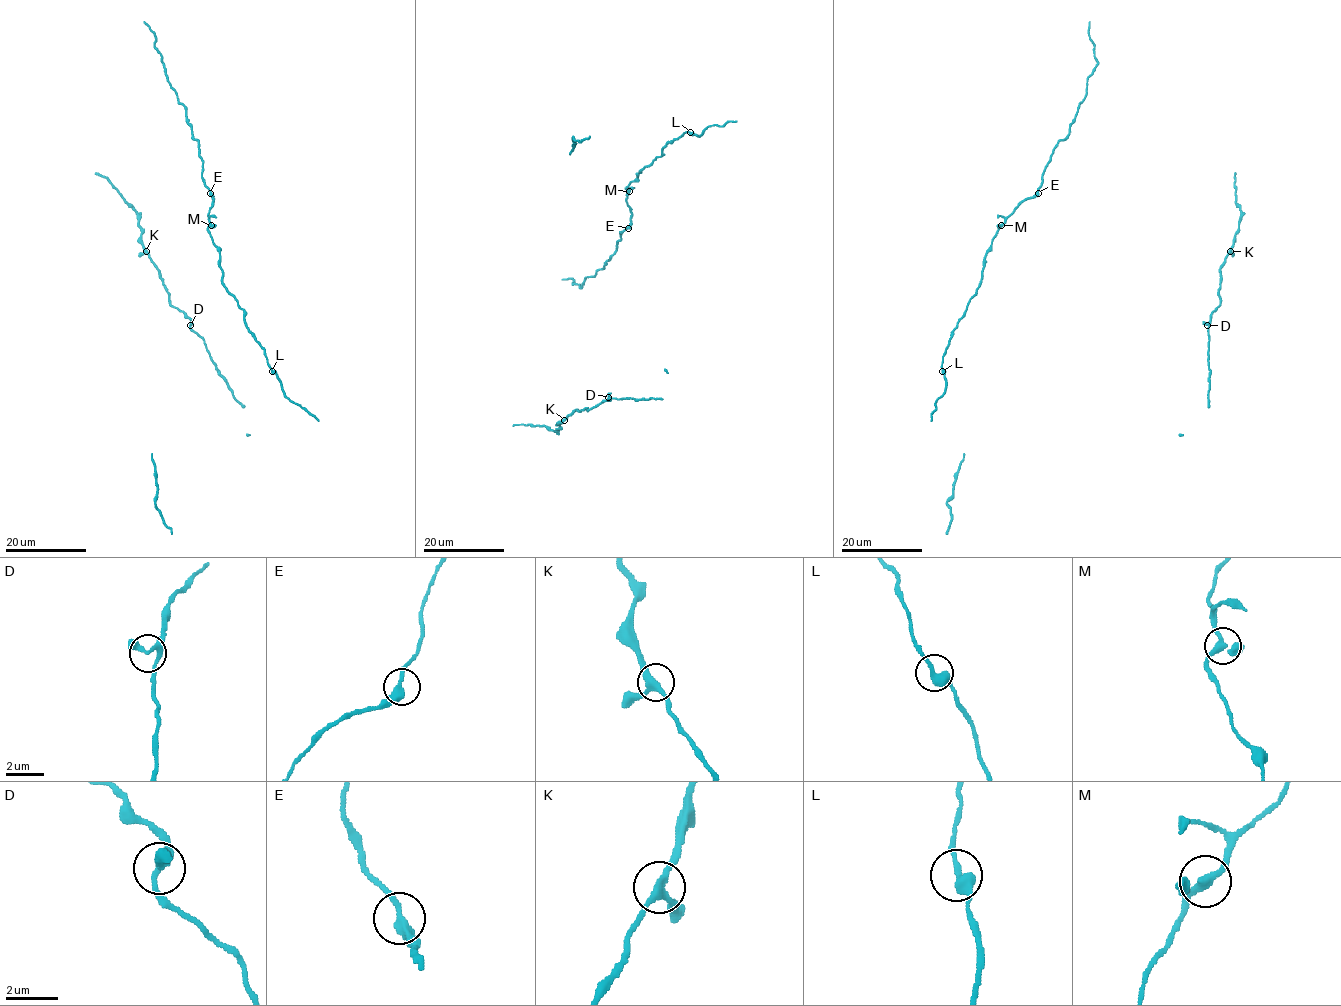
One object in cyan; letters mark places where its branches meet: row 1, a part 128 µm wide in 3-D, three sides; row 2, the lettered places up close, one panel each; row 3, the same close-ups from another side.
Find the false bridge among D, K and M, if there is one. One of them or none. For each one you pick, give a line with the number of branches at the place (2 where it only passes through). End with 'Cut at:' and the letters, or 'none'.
Cut at: none

